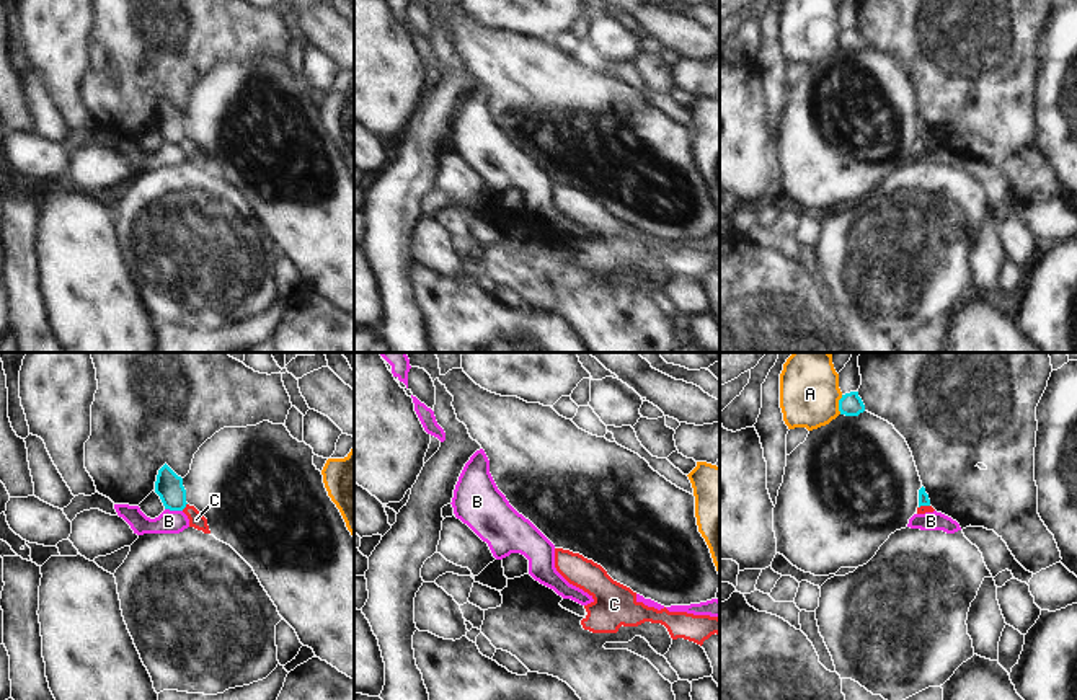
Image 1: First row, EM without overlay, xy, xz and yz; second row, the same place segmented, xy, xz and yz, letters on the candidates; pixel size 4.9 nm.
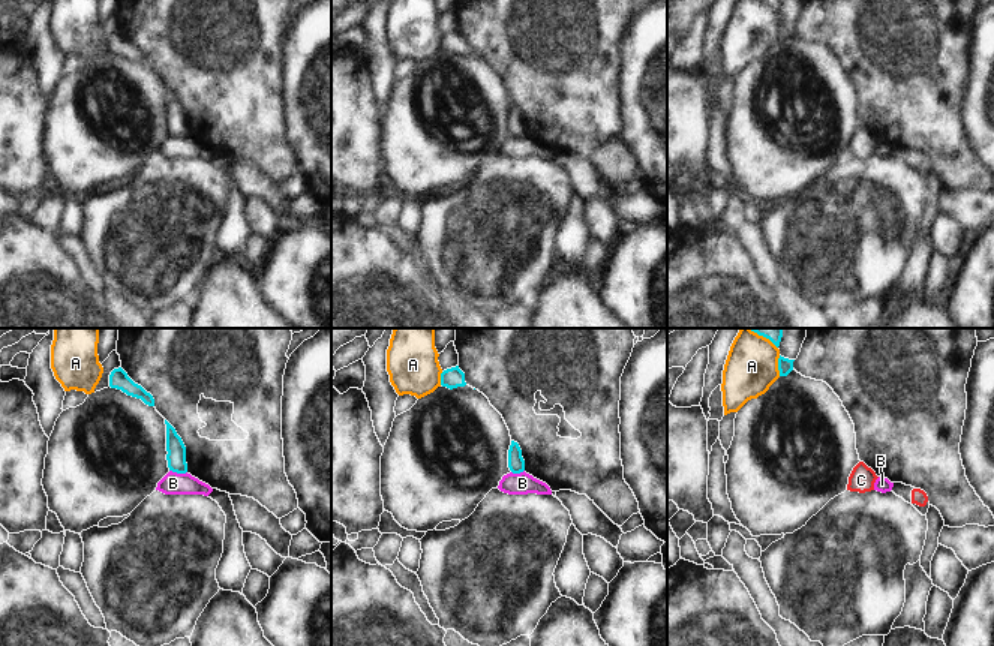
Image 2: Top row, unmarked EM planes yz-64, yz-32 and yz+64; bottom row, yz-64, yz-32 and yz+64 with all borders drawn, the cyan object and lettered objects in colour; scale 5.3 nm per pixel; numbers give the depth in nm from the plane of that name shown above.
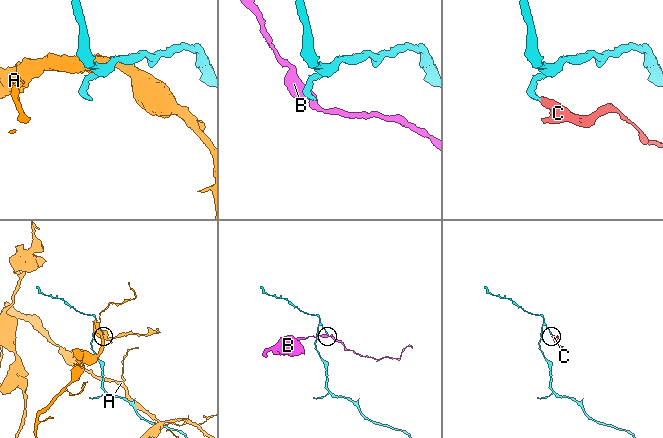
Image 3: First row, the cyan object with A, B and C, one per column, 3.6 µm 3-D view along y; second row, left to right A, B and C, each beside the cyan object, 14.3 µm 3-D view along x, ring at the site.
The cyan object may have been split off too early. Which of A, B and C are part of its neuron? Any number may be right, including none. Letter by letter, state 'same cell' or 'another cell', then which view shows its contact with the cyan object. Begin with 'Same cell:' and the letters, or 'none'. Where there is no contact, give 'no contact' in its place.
Same cell: none
A: another cell; meets cyan in yz
B: another cell; meets cyan in xy
C: another cell; meets cyan in xy

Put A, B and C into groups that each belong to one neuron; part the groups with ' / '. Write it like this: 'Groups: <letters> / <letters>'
Groups: A / B / C

